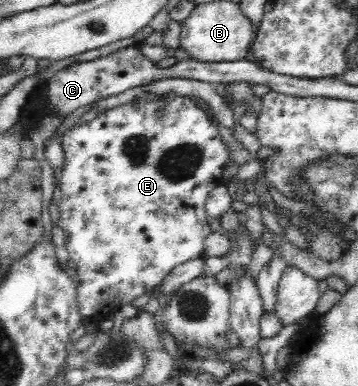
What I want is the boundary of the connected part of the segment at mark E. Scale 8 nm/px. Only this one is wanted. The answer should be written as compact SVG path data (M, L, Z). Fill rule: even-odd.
M167 93L163 95L166 100L154 102L141 102L139 104L127 103L110 110L103 110L90 122L78 124L65 132L61 139L62 150L65 156L65 167L62 170L60 181L63 190L63 201L59 207L61 211L61 225L67 239L66 248L71 261L79 266L77 273L81 278L81 285L77 285L77 302L79 312L83 314L83 321L103 320L107 313L114 311L123 302L129 304L131 300L145 295L147 291L159 286L174 268L185 263L192 257L204 253L204 242L212 233L207 222L204 210L205 201L215 187L222 184L223 169L229 161L229 147L224 145L210 116L205 113L192 98Z

